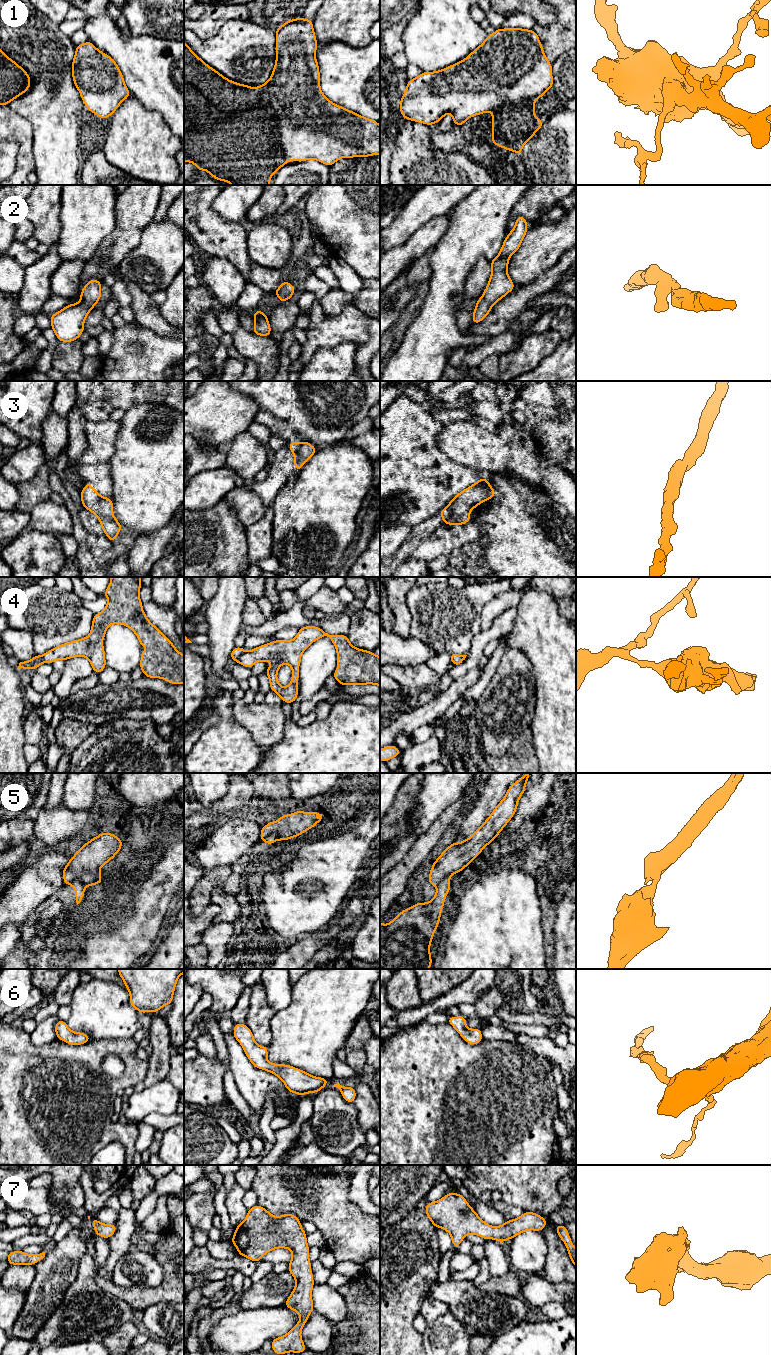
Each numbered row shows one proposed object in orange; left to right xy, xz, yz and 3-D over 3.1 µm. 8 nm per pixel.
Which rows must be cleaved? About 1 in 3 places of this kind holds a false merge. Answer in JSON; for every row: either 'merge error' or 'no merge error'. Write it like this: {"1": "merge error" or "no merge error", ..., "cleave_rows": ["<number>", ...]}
{"1": "no merge error", "2": "no merge error", "3": "no merge error", "4": "merge error", "5": "merge error", "6": "no merge error", "7": "no merge error", "cleave_rows": ["4", "5"]}

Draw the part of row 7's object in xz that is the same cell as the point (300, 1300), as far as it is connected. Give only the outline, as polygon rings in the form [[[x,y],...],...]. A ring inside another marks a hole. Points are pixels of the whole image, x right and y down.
[[[255,1205],[248,1209],[244,1221],[236,1226],[231,1243],[238,1250],[238,1254],[248,1259],[259,1262],[269,1251],[276,1248],[287,1248],[292,1251],[292,1260],[288,1263],[289,1270],[296,1280],[294,1290],[285,1302],[285,1306],[301,1315],[301,1319],[295,1327],[286,1335],[273,1339],[271,1345],[274,1353],[281,1355],[287,1352],[302,1353],[307,1350],[301,1338],[301,1330],[306,1324],[309,1314],[314,1311],[312,1301],[312,1288],[315,1284],[311,1272],[311,1261],[308,1256],[309,1245],[306,1242],[307,1234],[301,1227],[301,1221],[293,1214],[283,1214],[279,1217],[273,1216],[265,1208]]]

